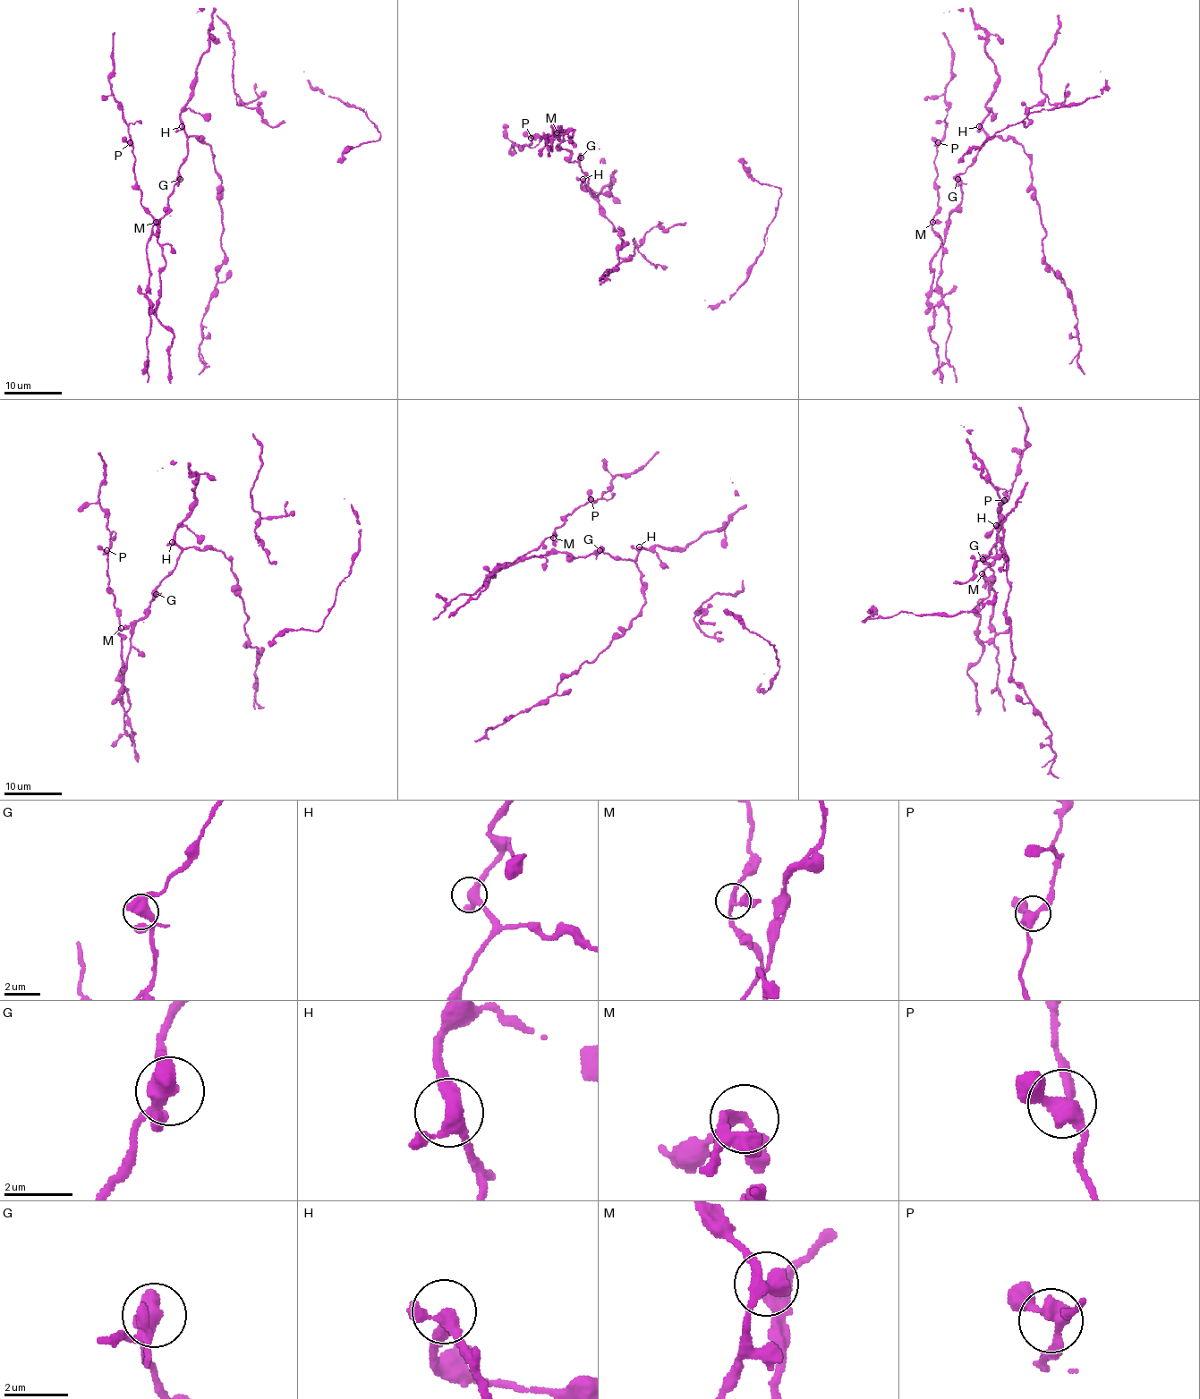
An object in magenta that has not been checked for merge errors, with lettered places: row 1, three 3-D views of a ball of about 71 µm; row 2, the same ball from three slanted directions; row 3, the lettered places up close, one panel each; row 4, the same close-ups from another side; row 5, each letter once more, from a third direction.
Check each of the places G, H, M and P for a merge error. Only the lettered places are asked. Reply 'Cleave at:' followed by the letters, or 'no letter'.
Cleave at: no letter

